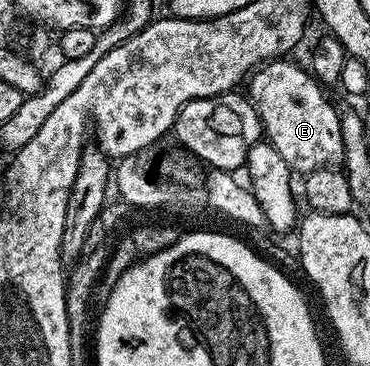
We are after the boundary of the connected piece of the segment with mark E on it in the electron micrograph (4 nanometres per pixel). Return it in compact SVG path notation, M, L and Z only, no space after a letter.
M275 59L258 66L249 78L248 96L253 101L256 111L262 120L262 131L265 140L269 141L290 165L291 170L305 175L317 169L329 169L337 166L344 155L344 139L340 139L340 113L332 102L326 98L327 90L305 68L293 65L290 59Z

